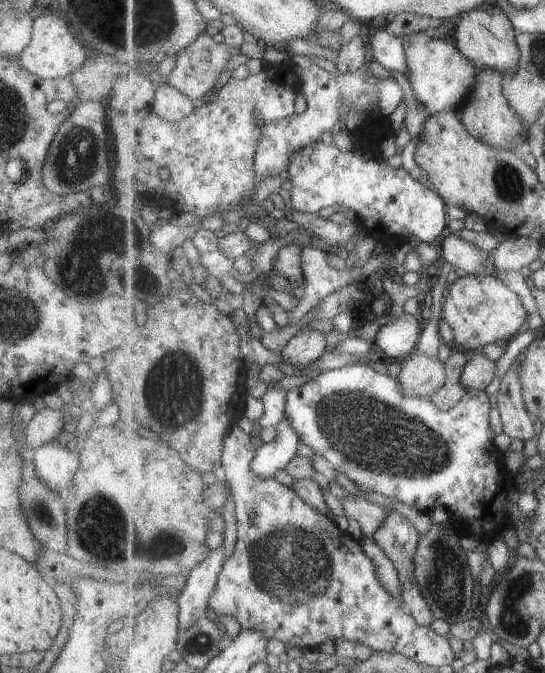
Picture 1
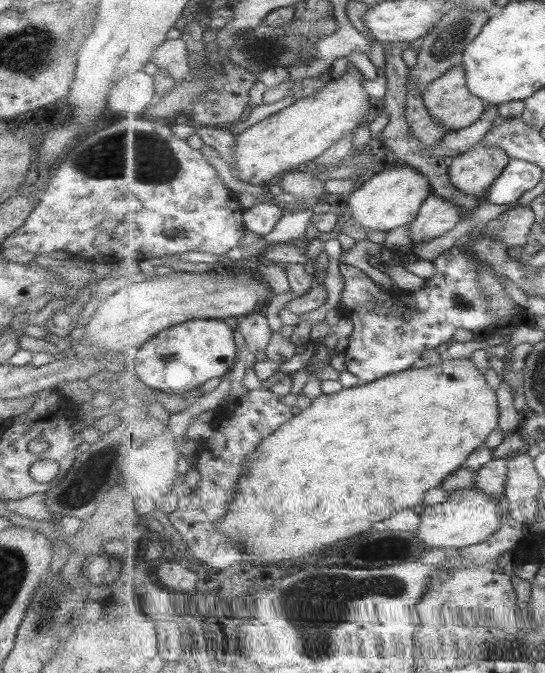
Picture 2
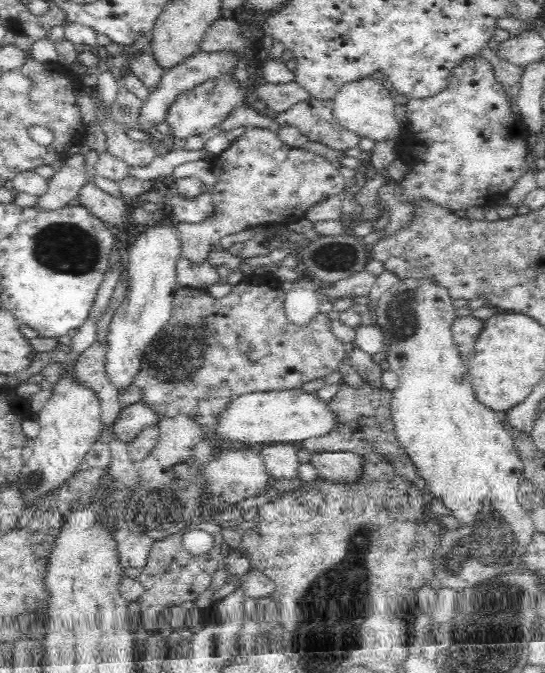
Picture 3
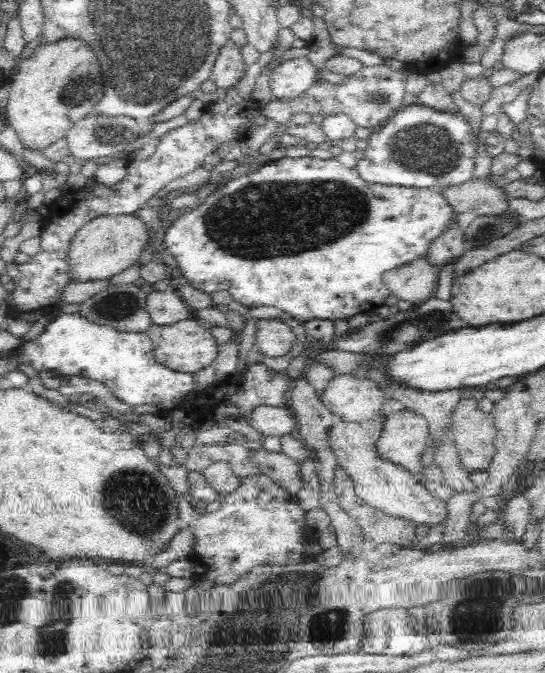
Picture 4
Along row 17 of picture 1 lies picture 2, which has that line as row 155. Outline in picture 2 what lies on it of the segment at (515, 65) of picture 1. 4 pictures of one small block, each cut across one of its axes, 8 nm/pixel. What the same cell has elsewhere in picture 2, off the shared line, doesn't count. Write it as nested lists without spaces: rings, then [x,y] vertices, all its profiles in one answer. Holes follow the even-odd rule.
[[[475,145],[452,159],[451,185],[472,199],[477,194],[483,195],[504,174],[510,160],[508,152],[501,146]]]

